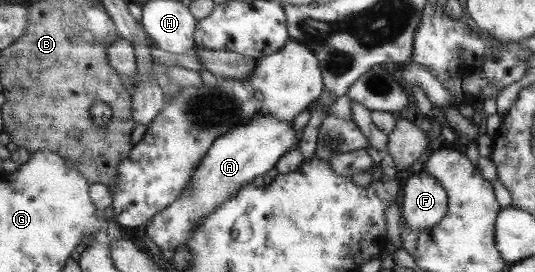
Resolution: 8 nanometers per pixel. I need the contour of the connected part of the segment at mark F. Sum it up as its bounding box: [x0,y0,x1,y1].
[400,170,448,230]

